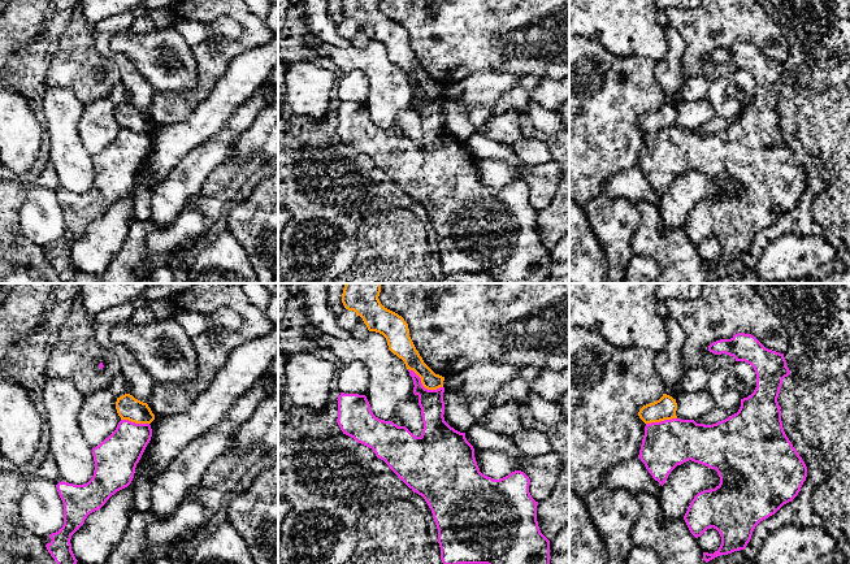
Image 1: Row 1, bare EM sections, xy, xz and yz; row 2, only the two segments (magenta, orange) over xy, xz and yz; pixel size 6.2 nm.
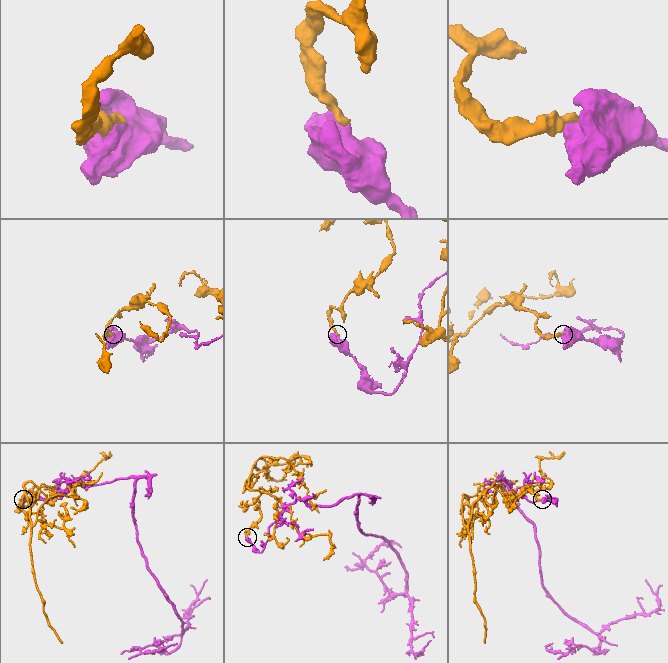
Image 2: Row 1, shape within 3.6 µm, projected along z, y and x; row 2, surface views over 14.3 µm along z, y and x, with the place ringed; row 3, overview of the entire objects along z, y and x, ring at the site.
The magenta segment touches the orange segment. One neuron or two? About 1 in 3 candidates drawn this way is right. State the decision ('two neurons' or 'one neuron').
two neurons

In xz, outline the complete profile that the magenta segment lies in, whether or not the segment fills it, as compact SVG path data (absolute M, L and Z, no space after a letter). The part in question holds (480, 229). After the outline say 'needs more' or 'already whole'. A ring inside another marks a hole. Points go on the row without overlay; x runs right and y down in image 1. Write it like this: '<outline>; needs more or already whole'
M413 79L408 81L424 131L420 146L406 135L376 126L365 104L344 101L337 108L337 131L341 139L372 157L398 187L425 208L438 238L444 274L487 273L499 283L541 283L550 276L550 250L538 235L538 211L529 201L529 186L521 179L500 188L482 183L465 142L455 139L444 130L444 96L428 99Z; already whole

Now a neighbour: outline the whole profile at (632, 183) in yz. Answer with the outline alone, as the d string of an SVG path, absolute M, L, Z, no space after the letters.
M636 166L611 175L603 185L600 196L646 201L659 209L663 195L652 187L641 168Z

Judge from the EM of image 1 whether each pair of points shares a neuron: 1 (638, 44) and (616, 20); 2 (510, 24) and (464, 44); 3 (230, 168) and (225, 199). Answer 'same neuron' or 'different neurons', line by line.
1: same neuron
2: same neuron
3: different neurons

